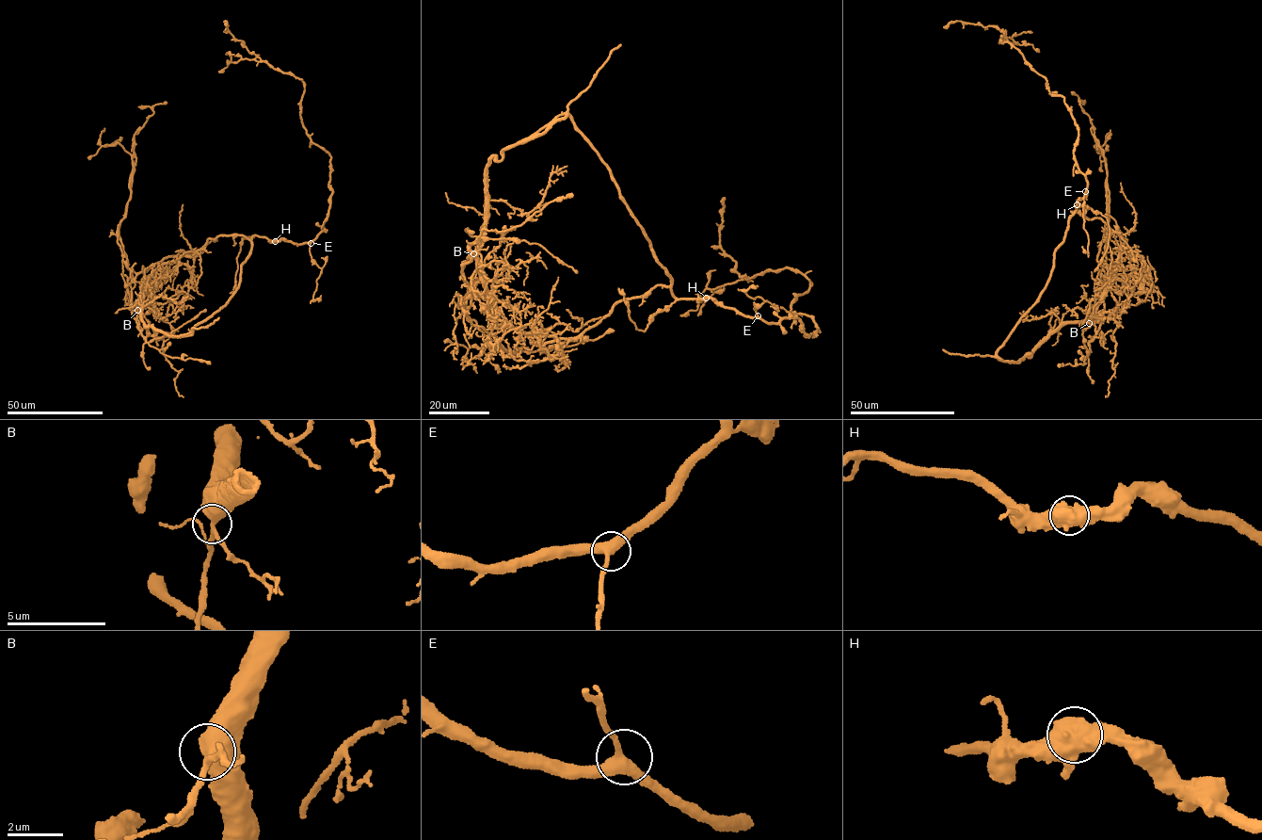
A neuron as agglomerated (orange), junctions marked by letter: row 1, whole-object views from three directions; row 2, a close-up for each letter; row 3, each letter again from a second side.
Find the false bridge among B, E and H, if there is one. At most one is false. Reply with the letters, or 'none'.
none

